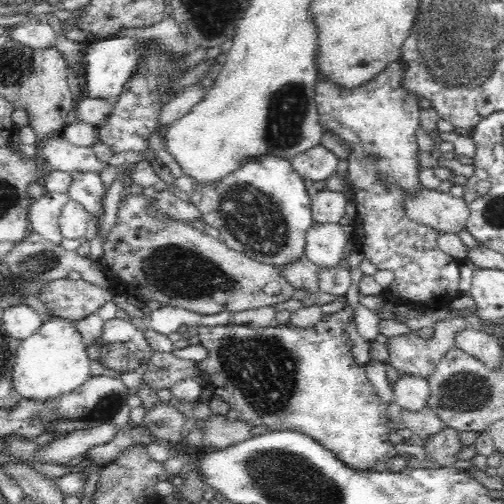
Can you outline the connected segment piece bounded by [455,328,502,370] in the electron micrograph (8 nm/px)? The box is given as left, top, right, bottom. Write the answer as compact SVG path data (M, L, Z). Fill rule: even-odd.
M474 328L459 330L455 336L455 345L482 360L490 369L498 370L500 367L502 348L492 340L492 336L484 336L484 332L476 332Z

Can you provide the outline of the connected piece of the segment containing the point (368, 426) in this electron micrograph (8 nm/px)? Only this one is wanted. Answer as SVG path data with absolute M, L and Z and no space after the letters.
M350 307L342 308L334 314L323 314L321 320L312 327L300 328L293 326L288 323L287 325L273 324L271 327L254 327L238 324L228 324L226 326L197 326L198 335L200 337L200 345L204 345L208 349L208 356L196 363L196 366L201 372L206 372L210 376L208 385L215 388L221 393L221 397L230 403L232 410L239 414L238 420L244 424L250 424L260 428L260 424L268 426L268 428L292 428L296 432L304 432L306 436L312 436L314 440L317 440L320 444L324 445L324 448L332 451L336 458L340 459L340 462L344 463L345 466L352 468L352 470L366 471L373 468L374 464L378 460L386 460L394 458L396 450L394 444L388 439L390 434L390 428L386 425L388 419L388 406L386 403L376 395L370 380L366 378L366 370L362 364L356 364L356 360L352 358L352 340L346 336L344 332L344 326L346 322L352 318L352 309Z

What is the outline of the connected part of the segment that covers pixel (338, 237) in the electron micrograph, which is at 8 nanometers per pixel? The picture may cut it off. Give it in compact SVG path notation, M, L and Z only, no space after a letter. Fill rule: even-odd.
M315 222L314 228L307 232L307 246L305 255L319 268L340 268L340 261L344 256L345 242L348 236L344 234L341 223L318 223Z

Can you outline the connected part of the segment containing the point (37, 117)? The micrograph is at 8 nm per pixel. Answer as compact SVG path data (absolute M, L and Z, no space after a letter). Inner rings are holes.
M58 47L33 49L31 72L21 83L18 108L26 110L29 125L34 130L40 145L61 134L67 125L65 117L76 103L66 81L67 74L67 64Z

